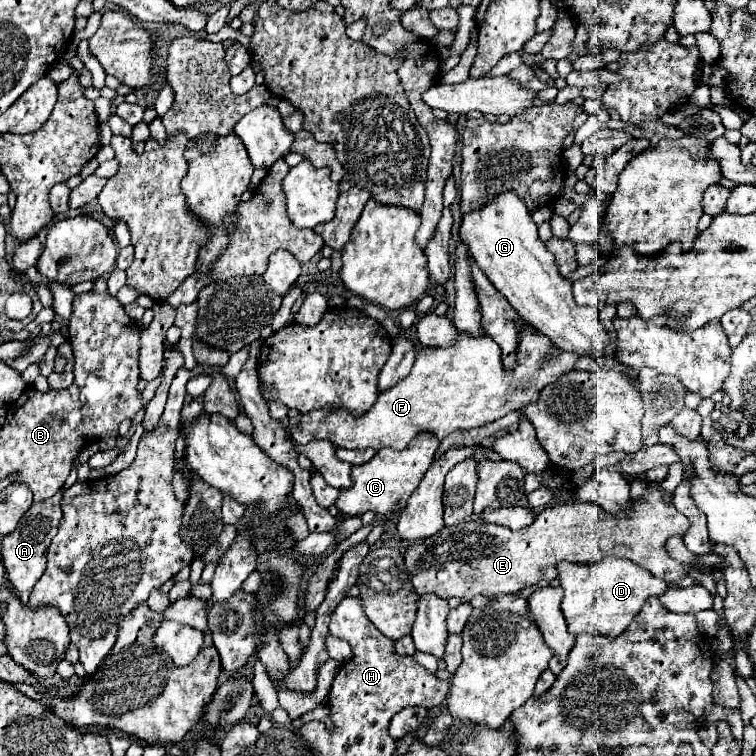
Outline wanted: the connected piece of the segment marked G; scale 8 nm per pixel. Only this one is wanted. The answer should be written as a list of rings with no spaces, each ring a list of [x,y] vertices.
[[[504,191],[498,197],[492,197],[488,205],[464,213],[460,239],[490,283],[508,299],[526,323],[548,335],[562,351],[590,355],[594,359],[602,357],[608,335],[598,319],[598,309],[576,305],[572,299],[572,285],[558,273],[554,255],[538,239],[536,223],[514,191]]]

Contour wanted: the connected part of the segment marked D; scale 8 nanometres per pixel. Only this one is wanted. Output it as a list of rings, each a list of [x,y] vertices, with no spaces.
[[[604,557],[594,565],[578,563],[558,563],[558,579],[564,589],[562,613],[572,635],[590,633],[604,637],[618,637],[642,609],[644,601],[652,595],[662,595],[668,589],[668,583],[654,577],[650,571],[634,565],[632,561],[618,557]]]

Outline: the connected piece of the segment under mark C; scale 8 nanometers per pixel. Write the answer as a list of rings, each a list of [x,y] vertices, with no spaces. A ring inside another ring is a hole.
[[[430,433],[416,435],[406,449],[394,451],[394,449],[380,449],[366,465],[352,467],[352,487],[340,489],[338,501],[334,507],[344,515],[362,515],[366,511],[374,513],[386,513],[390,509],[396,509],[396,505],[404,507],[410,493],[418,487],[424,473],[432,465],[432,457],[438,449],[440,441]]]

